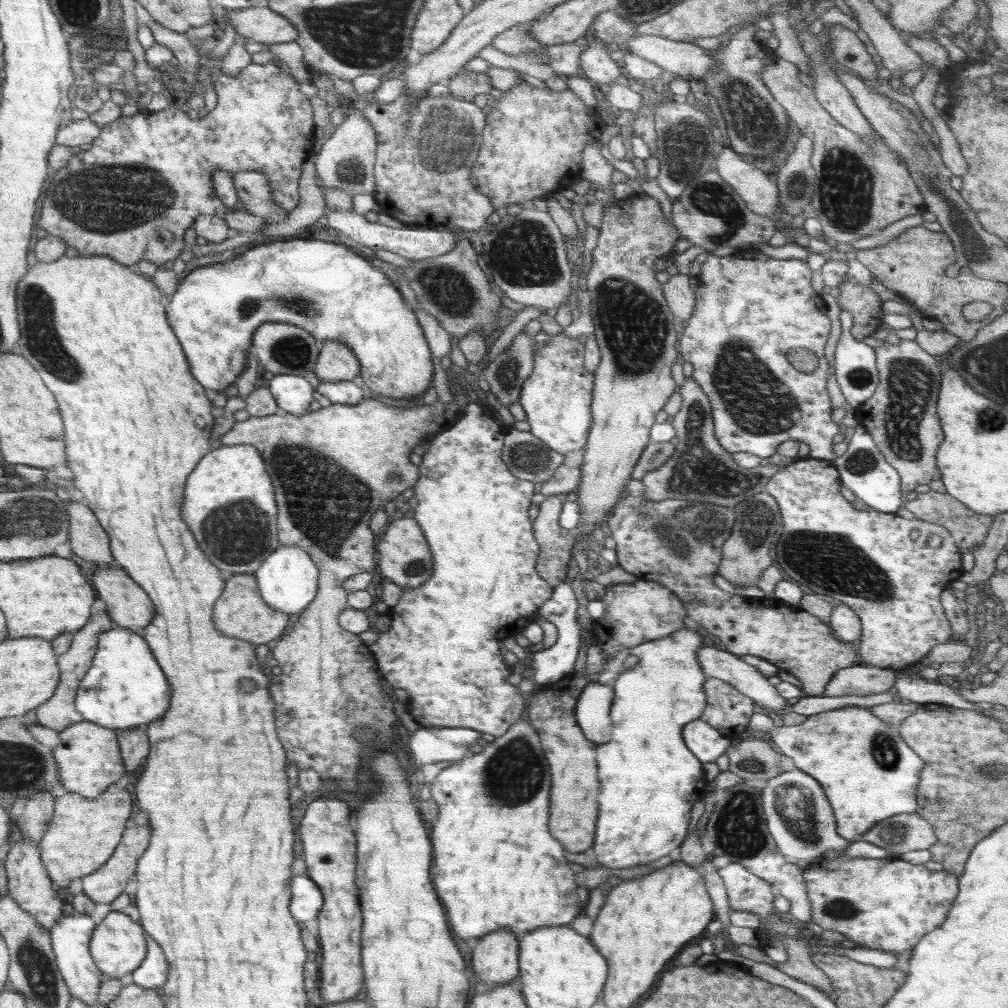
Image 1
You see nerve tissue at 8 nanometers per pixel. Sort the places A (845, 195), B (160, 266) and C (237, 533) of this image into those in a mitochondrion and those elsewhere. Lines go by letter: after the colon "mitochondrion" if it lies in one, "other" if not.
A: mitochondrion
B: other
C: mitochondrion

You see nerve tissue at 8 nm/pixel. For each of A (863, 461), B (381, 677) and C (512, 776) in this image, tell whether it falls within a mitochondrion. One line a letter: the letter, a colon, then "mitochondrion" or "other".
A: mitochondrion
B: other
C: mitochondrion

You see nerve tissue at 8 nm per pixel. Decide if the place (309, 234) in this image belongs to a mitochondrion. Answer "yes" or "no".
no

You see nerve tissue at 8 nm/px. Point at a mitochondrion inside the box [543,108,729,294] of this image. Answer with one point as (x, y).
(685, 142)

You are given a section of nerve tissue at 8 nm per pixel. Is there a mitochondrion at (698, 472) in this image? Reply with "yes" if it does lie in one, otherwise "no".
yes

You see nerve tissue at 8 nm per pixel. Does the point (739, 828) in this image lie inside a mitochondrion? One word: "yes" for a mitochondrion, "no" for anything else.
yes

